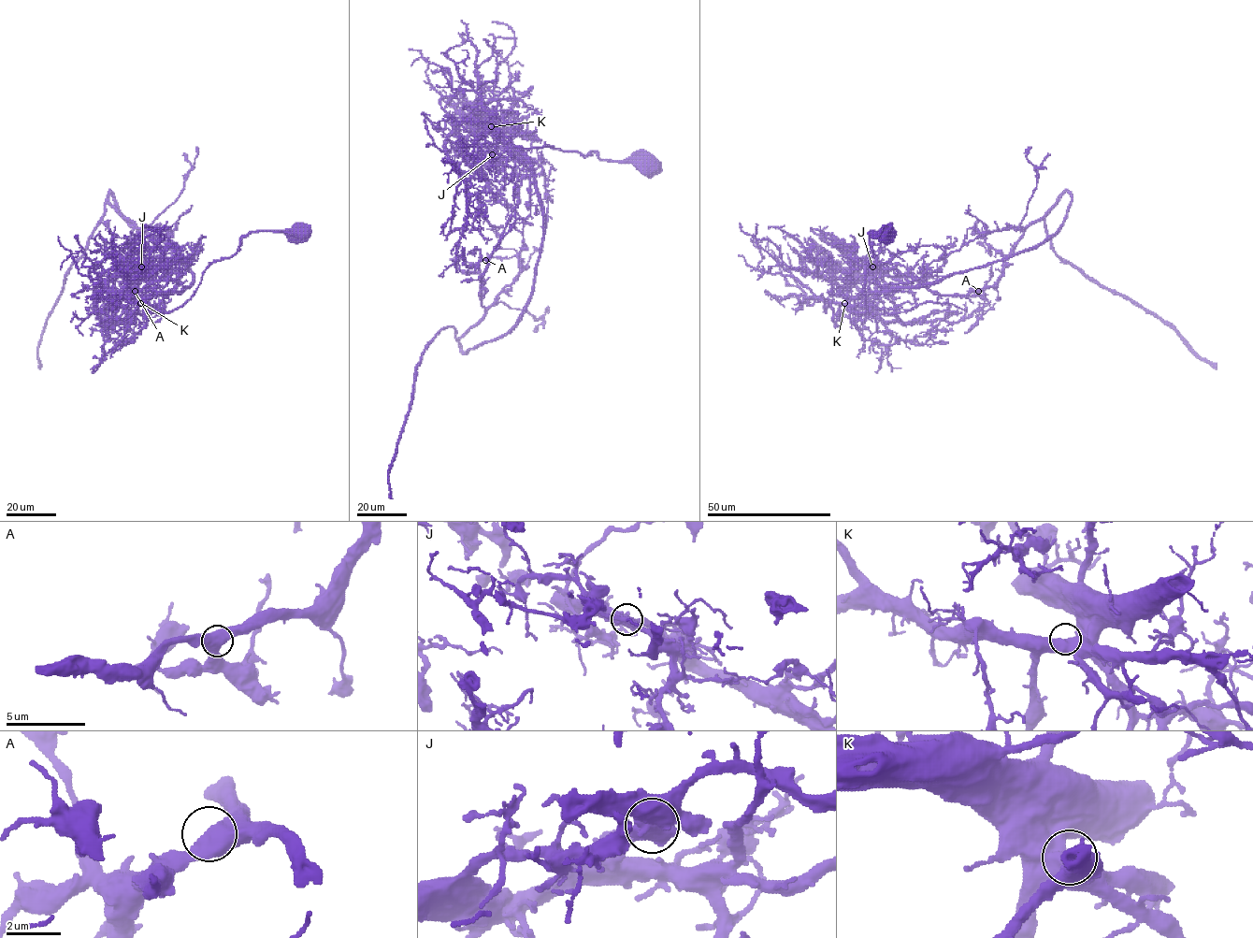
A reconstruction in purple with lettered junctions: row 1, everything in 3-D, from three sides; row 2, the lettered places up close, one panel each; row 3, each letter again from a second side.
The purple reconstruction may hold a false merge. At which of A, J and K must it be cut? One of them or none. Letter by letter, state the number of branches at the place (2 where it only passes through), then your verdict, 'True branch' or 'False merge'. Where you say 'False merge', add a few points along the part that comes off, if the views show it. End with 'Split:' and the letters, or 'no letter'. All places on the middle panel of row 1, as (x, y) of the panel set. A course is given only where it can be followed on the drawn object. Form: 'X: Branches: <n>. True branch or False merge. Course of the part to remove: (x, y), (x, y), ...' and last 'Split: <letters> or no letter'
A: Branches: 2. True branch
J: Branches: 2. False merge. Course of the part to remove: (492, 154), (466, 130), (470, 115), (484, 113), (489, 122), (494, 117), (490, 111)
K: Branches: 2. True branch
Split: J

